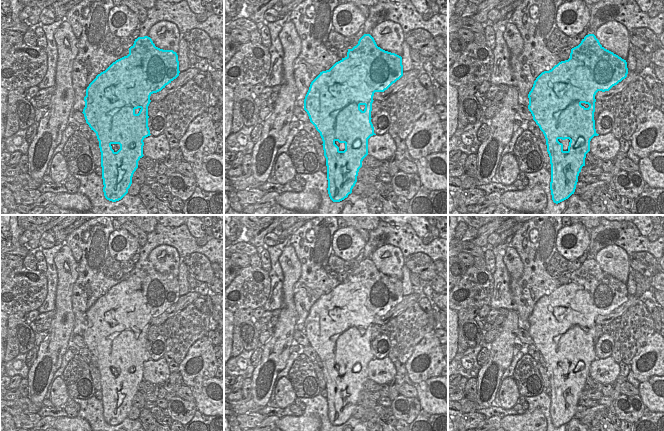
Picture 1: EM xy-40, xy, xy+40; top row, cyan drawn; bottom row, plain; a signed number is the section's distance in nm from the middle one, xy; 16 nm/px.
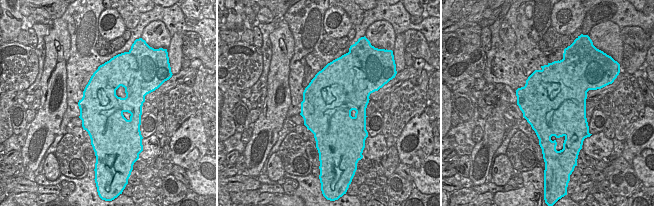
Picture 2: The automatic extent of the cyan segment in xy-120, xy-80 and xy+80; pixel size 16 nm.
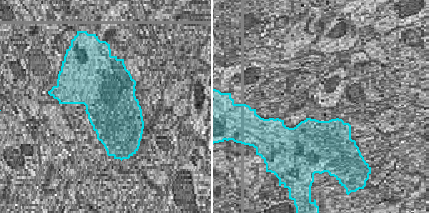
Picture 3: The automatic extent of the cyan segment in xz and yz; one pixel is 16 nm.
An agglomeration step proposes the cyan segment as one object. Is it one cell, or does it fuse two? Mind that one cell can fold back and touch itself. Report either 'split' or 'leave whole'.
split

